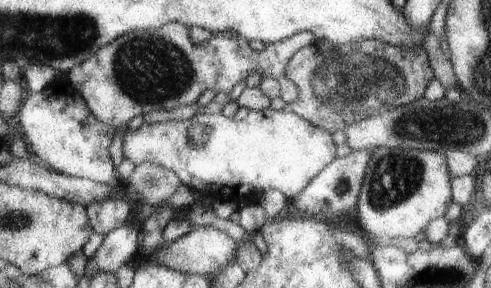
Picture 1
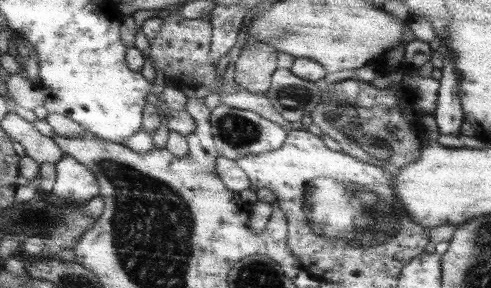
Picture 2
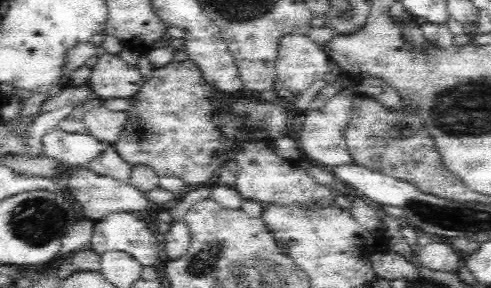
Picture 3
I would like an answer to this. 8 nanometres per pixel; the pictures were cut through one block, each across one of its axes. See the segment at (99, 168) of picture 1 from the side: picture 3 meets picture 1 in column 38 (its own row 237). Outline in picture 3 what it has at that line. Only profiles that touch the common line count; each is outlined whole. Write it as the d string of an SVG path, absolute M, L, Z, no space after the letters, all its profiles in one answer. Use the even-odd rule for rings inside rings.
M122 212L122 214L110 214L104 218L104 222L98 222L94 226L94 238L90 246L100 256L104 252L122 252L126 256L132 256L142 266L154 266L160 258L160 236L152 232L146 224L146 220Z

